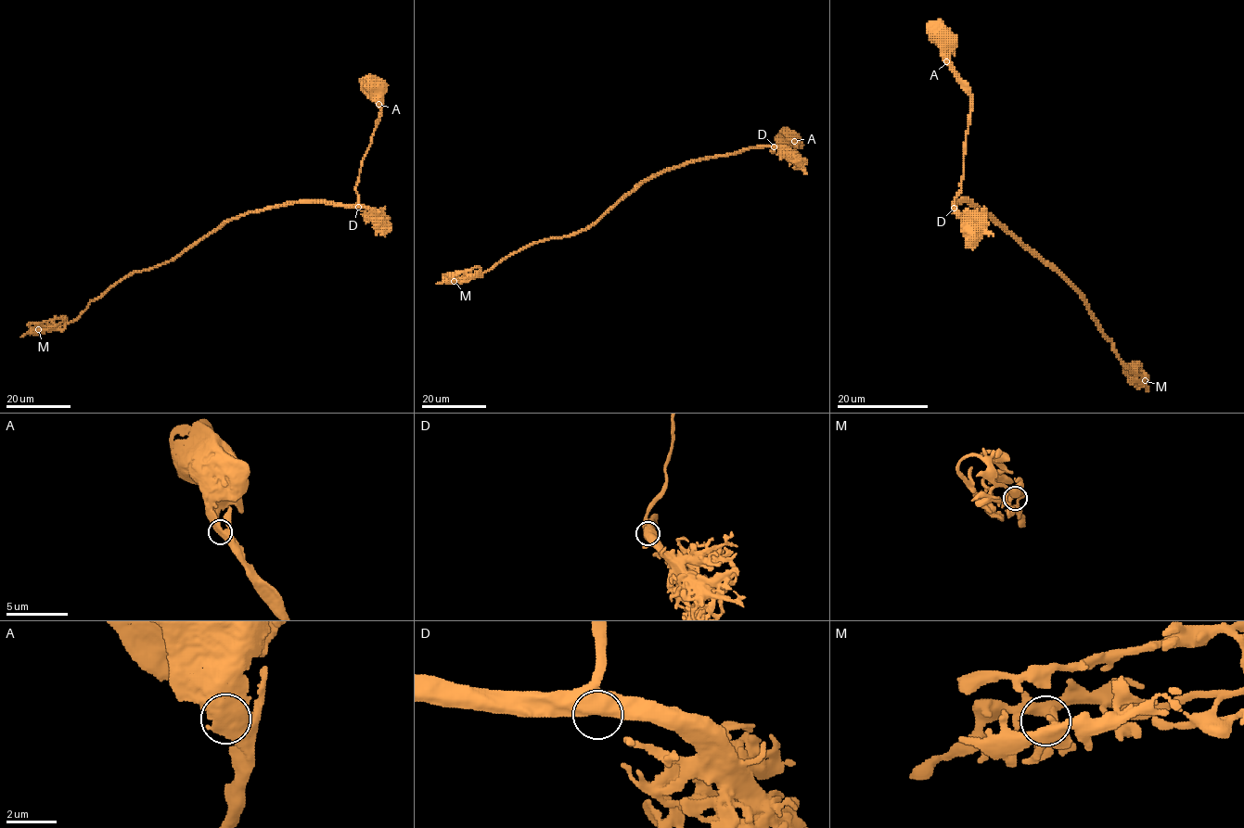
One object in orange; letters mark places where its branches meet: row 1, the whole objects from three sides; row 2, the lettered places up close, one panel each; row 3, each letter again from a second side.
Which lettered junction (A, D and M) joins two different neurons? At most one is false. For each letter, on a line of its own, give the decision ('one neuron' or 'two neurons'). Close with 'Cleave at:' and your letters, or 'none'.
A: one neuron
D: one neuron
M: one neuron
Cleave at: none

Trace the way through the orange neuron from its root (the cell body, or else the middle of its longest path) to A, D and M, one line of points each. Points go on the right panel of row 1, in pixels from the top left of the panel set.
A: (944, 38), (940, 38), (940, 50), (945, 62)
D: (944, 38), (940, 38), (942, 54), (971, 96), (963, 177), (954, 208)
M: (944, 38), (942, 54), (971, 96), (954, 203), (967, 200), (1053, 267), (1085, 299), (1116, 355), (1145, 380)

